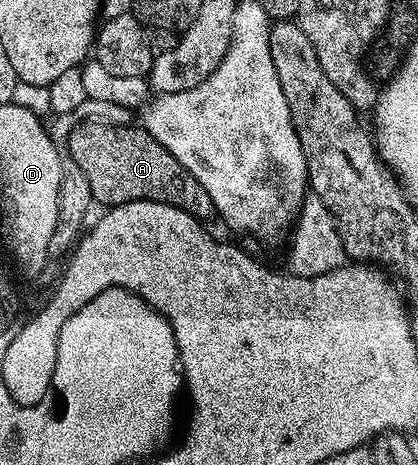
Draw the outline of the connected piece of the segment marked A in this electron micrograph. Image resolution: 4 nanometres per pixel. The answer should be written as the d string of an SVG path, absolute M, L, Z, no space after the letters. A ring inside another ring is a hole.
M79 119L71 126L67 139L69 155L85 173L93 202L101 203L103 207L114 207L134 201L152 201L177 207L200 223L207 223L210 217L214 218L215 204L213 199L209 199L205 187L201 187L201 183L197 183L197 179L193 179L193 175L189 175L189 171L181 167L181 163L177 163L177 159L173 159L173 155L169 155L169 151L165 151L165 147L161 147L161 143L157 143L157 139L149 135L146 129L134 127L135 125L131 123L110 125L102 119Z

